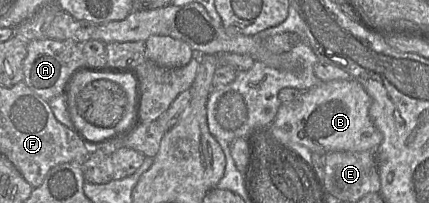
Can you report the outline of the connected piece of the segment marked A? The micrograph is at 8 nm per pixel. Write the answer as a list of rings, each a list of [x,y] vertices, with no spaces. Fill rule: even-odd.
[[[50,38],[32,40],[27,43],[27,54],[23,61],[23,82],[45,101],[64,94],[64,84],[74,68],[84,62],[81,44],[70,40]]]

